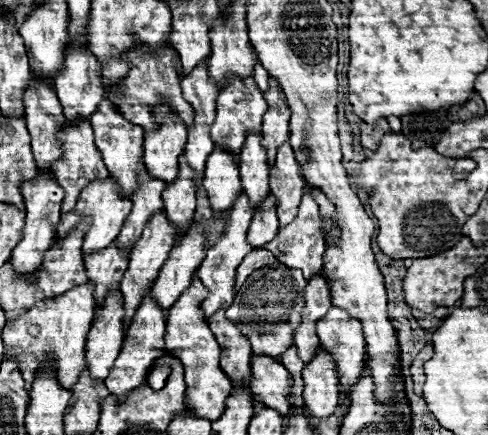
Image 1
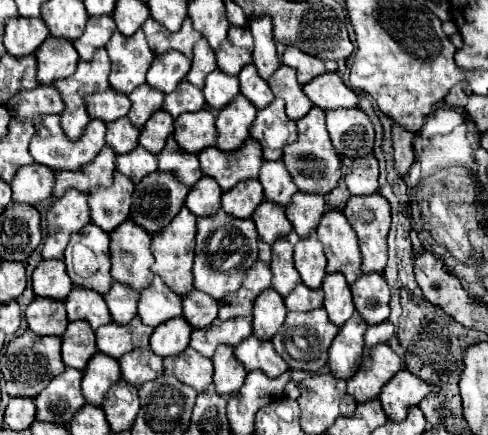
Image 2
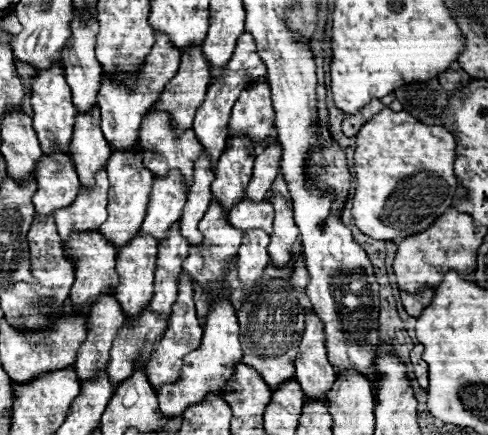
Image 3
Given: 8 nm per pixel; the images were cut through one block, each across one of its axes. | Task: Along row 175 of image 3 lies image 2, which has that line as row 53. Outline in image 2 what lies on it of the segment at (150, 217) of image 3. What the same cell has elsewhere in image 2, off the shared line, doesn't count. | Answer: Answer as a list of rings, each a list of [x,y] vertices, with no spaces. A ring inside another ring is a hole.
[[[168,52],[168,56],[156,56],[152,68],[148,70],[148,86],[170,94],[190,70],[190,60],[180,56],[180,52]]]

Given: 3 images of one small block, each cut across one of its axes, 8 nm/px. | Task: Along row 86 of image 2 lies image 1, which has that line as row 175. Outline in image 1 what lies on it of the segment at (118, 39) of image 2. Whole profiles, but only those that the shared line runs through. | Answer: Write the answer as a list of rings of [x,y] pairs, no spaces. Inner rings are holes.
[[[108,100],[100,102],[100,108],[96,108],[90,122],[94,128],[94,142],[104,156],[110,176],[120,184],[124,196],[132,196],[132,192],[136,190],[136,178],[140,172],[144,172],[144,162],[142,162],[144,130],[138,124],[130,124],[128,120],[124,120],[124,116],[120,116],[118,108],[114,104],[108,104]]]

